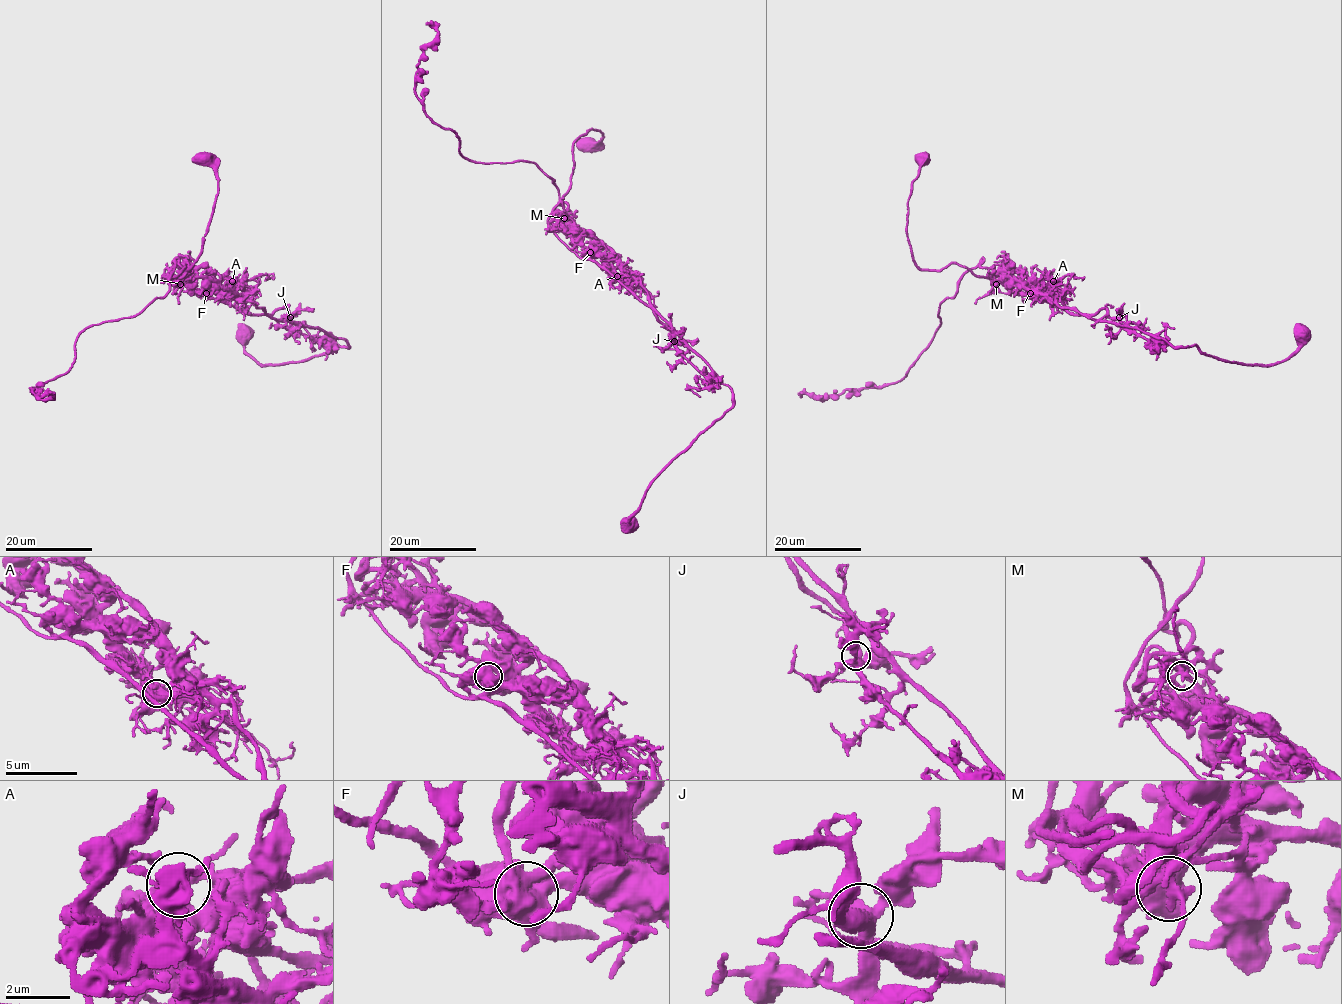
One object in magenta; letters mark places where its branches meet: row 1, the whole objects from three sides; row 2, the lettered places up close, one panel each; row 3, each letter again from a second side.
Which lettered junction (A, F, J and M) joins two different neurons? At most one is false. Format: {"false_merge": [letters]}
{"false_merge": ["F"]}

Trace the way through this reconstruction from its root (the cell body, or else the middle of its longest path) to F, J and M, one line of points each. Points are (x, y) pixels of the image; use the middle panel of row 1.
F: (625, 522), (639, 506), (649, 483), (732, 406), (733, 391), (654, 310), (592, 261), (591, 252)
J: (625, 522), (639, 506), (649, 483), (733, 404), (733, 391), (710, 375), (701, 373), (674, 341)
M: (625, 522), (639, 506), (649, 483), (732, 406), (733, 391), (654, 310), (589, 259), (574, 223), (564, 218)

